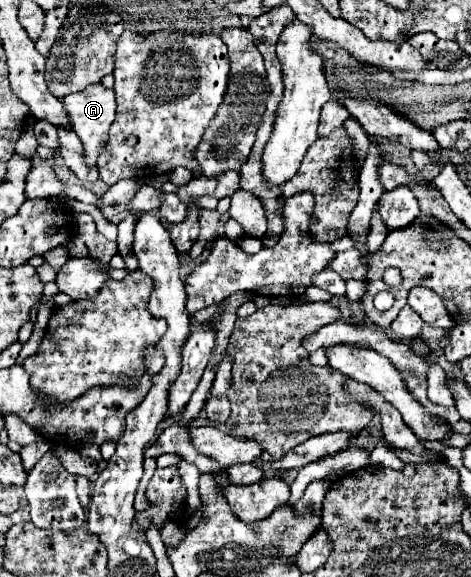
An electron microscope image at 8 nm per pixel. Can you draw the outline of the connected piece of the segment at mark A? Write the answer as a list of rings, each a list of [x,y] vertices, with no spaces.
[[[100,82],[86,86],[82,92],[74,92],[62,98],[72,118],[74,132],[84,144],[86,162],[94,164],[108,140],[110,124],[116,114],[116,98],[112,88],[104,88]]]

